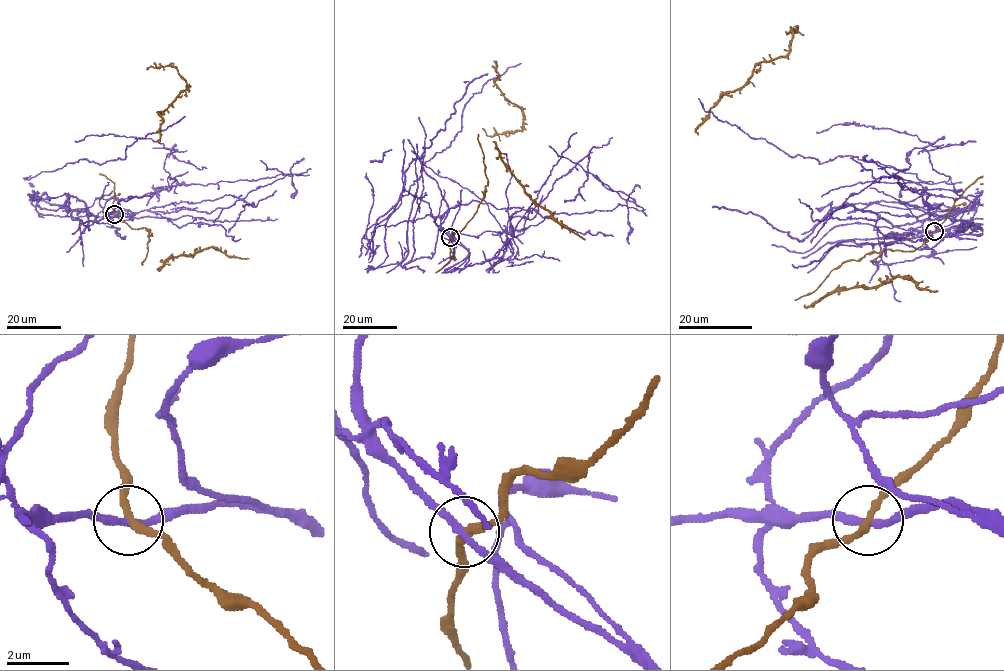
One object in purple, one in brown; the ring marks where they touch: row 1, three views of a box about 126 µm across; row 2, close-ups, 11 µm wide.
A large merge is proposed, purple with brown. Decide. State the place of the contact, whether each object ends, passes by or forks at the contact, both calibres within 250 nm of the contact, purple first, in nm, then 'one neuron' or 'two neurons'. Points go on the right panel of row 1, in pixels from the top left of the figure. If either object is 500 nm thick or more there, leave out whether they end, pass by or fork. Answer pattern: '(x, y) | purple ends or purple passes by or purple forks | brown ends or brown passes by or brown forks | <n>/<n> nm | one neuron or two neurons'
(934, 231) | purple passes by | brown passes by | 240/240 nm | two neurons

